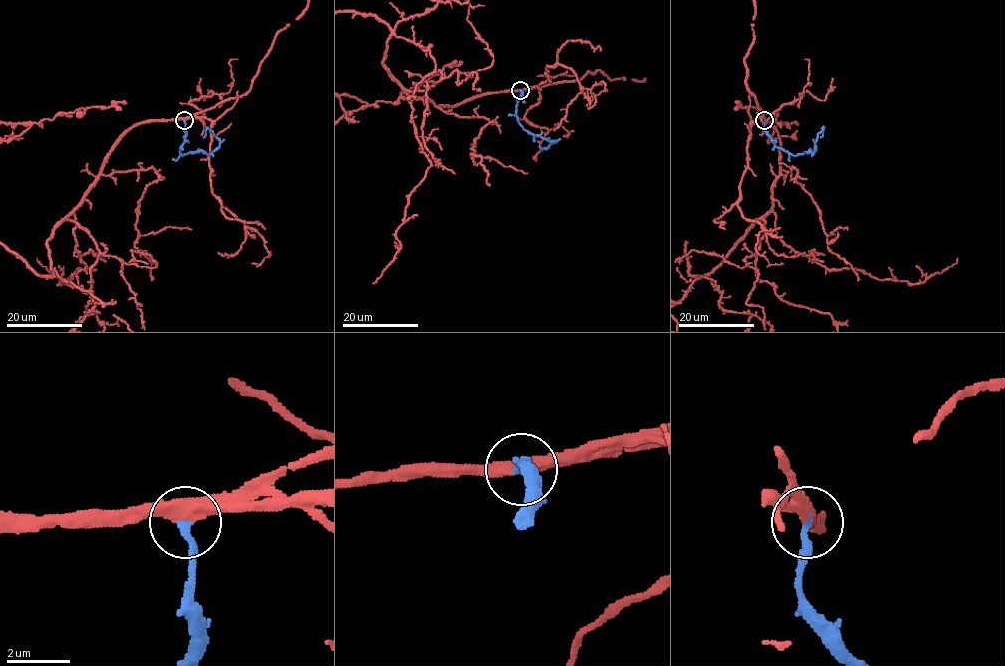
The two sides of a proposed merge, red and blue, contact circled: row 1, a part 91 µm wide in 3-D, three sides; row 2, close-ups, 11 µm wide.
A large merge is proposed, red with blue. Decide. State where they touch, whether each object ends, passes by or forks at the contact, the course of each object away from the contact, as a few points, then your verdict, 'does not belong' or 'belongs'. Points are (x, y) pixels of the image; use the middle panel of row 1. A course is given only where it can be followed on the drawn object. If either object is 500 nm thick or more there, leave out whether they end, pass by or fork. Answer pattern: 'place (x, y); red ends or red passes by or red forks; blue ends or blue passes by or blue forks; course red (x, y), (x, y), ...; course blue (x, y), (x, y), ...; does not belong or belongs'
place (520, 90); red passes by; blue ends; course blue (520, 90), (521, 98), (516, 105), (519, 124), (533, 134), (556, 142), (541, 149), (539, 146); belongs

